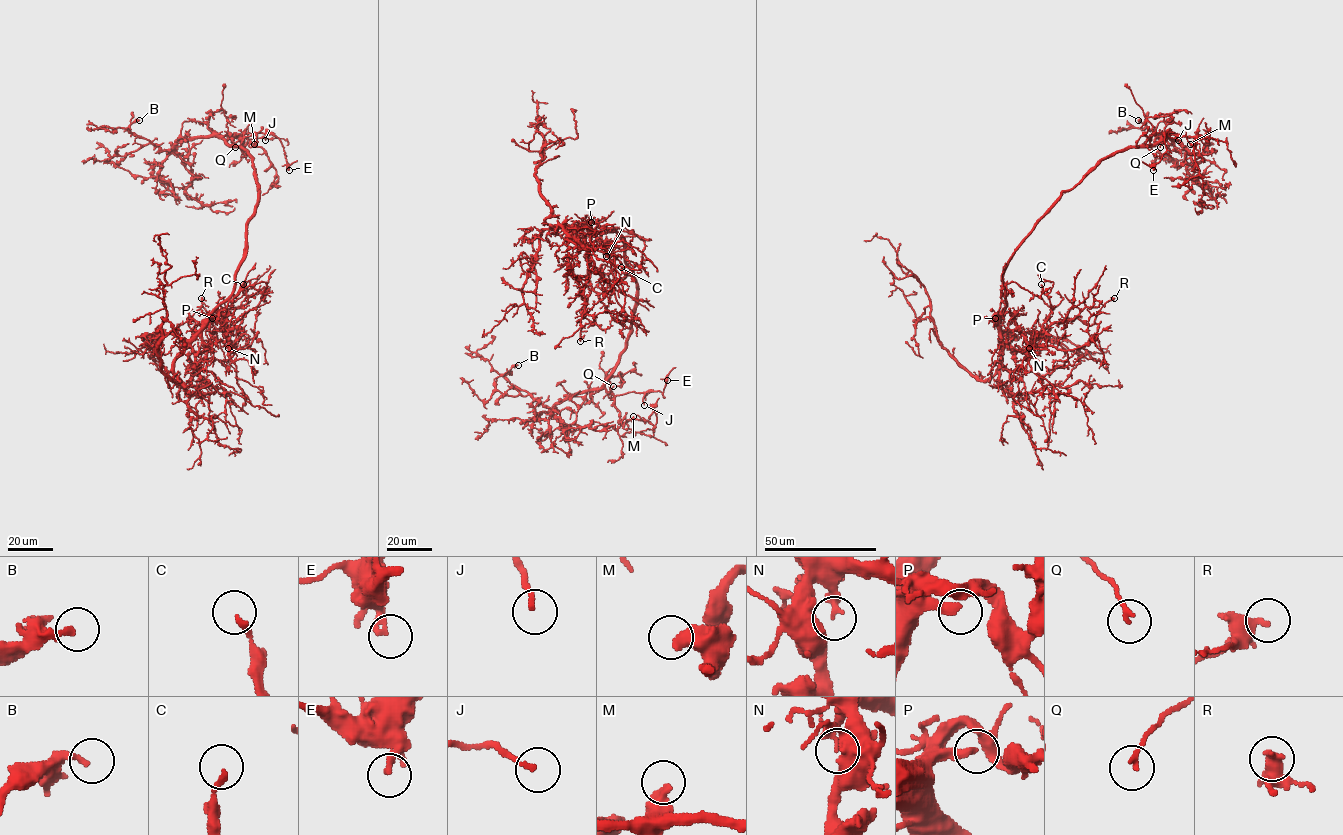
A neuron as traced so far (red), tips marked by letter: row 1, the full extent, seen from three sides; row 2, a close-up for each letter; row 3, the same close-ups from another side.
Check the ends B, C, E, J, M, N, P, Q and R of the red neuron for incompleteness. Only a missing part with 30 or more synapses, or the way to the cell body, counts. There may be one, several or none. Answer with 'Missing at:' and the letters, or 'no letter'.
Missing at: B, P

